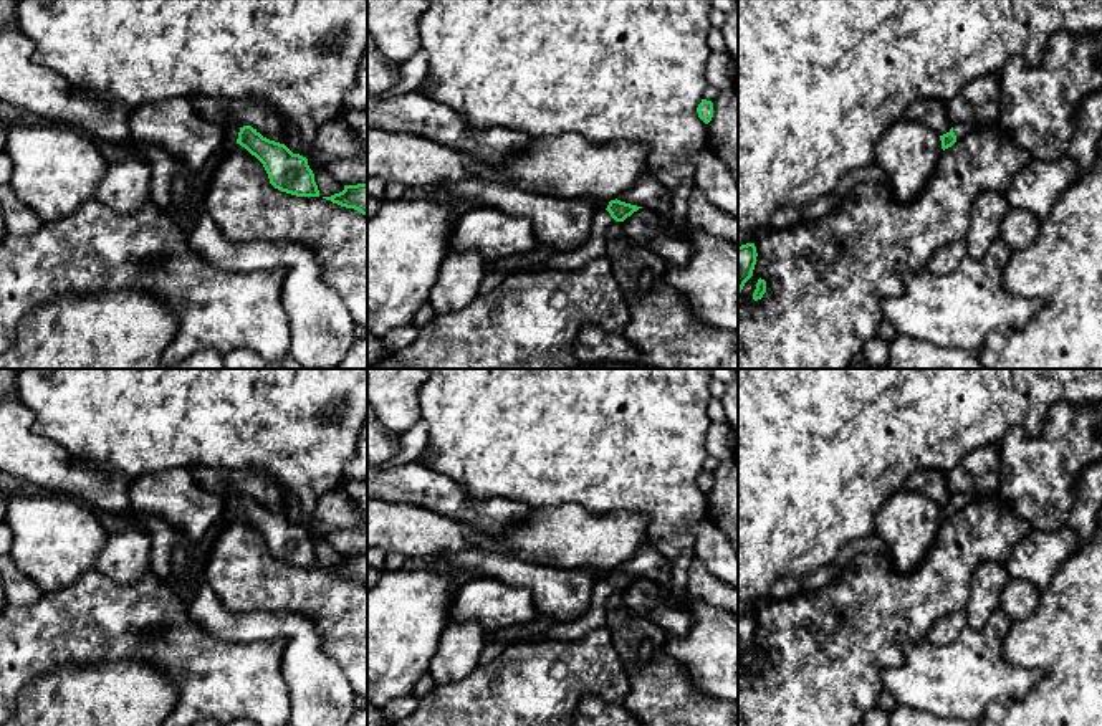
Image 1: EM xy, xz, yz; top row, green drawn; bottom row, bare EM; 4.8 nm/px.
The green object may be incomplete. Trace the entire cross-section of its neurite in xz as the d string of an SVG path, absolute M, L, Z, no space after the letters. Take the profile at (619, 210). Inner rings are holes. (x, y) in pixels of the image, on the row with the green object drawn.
M611 200L607 208L596 210L591 235L587 241L574 251L556 251L549 258L539 261L538 265L528 268L533 271L538 270L558 270L558 271L569 271L576 268L582 268L594 261L599 256L606 255L606 236L607 230L614 222L624 222L634 212L642 207L630 205L620 200Z

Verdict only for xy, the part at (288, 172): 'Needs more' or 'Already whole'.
Needs more

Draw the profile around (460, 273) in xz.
M475 250L448 253L429 294L435 314L448 314L468 306L480 293L486 265L486 260Z

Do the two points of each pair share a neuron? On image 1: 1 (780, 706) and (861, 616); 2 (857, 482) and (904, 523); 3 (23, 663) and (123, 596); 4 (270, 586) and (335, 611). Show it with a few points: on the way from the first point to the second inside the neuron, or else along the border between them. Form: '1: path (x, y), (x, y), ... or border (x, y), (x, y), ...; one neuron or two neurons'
1: path (806, 698), (861, 642); one neuron
2: border (902, 487), (881, 508), (874, 531); two neurons
3: path (48, 639), (60, 629), (98, 620); one neuron
4: path (287, 587), (318, 594); one neuron

